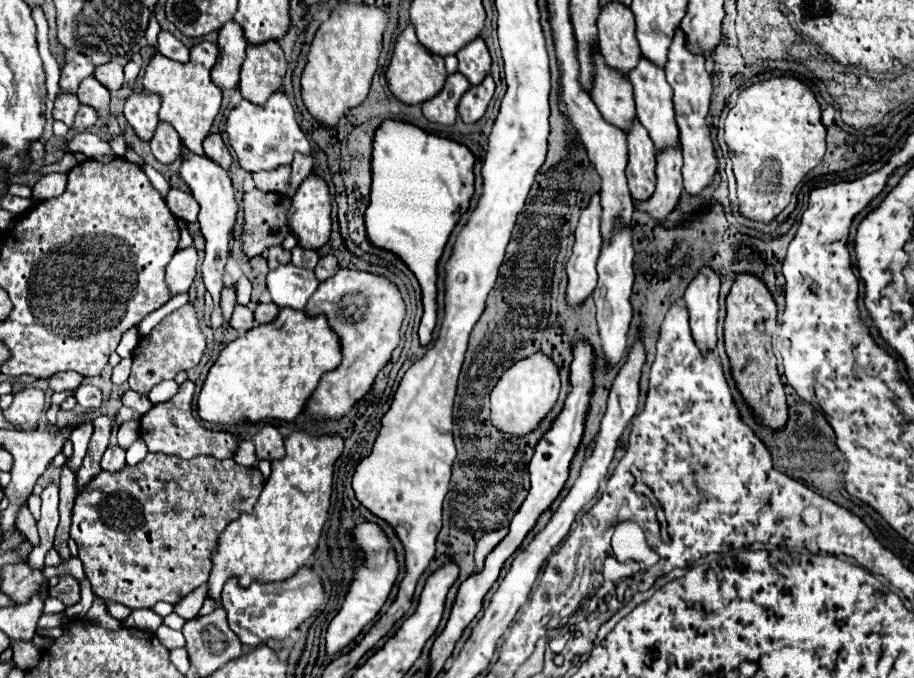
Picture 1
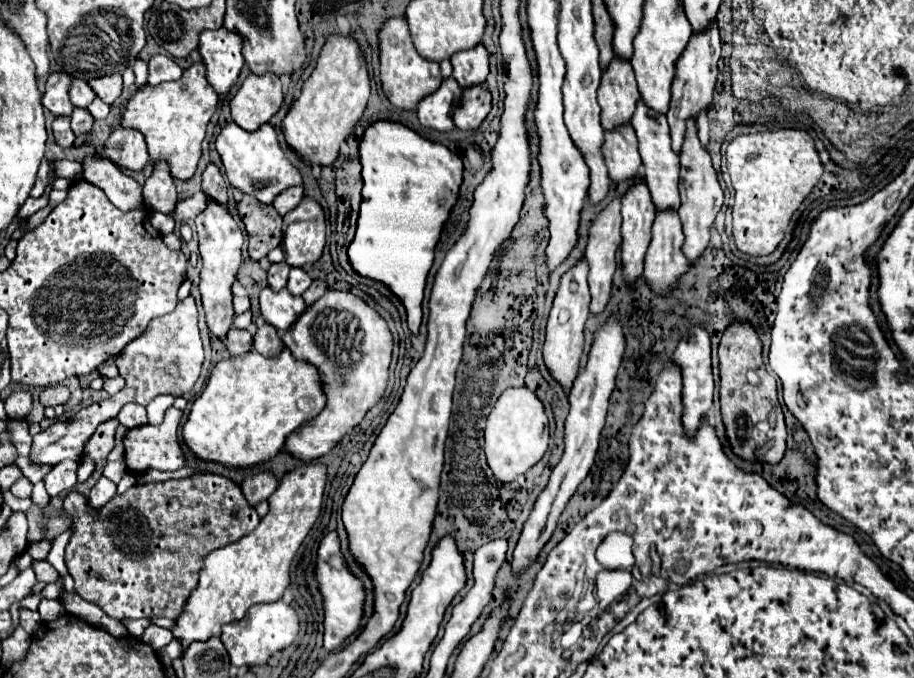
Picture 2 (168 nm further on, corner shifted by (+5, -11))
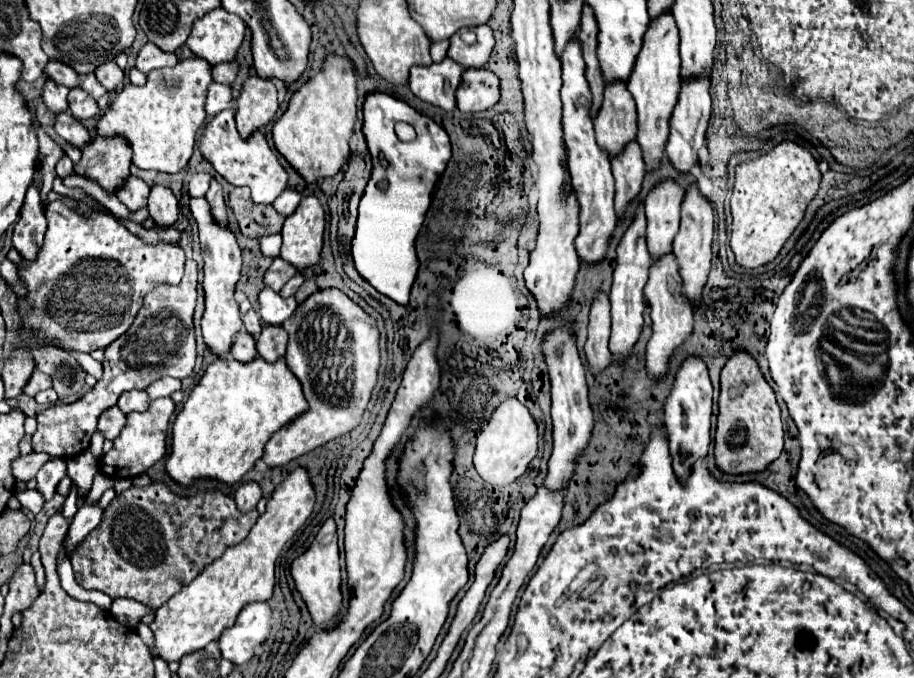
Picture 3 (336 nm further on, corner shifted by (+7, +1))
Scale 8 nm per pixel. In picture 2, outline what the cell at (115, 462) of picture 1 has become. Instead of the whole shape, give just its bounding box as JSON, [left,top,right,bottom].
[89,476,117,510]

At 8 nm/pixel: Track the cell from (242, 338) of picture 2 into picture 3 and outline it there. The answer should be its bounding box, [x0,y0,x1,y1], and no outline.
[231,330,257,362]

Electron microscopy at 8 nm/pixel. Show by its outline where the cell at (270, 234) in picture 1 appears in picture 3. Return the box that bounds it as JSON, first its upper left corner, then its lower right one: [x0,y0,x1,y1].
[229,188,285,240]

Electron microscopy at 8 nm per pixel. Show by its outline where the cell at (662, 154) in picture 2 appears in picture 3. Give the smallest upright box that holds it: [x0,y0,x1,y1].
[645,180,683,258]

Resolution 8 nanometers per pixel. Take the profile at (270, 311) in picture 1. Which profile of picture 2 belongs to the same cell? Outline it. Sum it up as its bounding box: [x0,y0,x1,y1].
[253,324,285,358]

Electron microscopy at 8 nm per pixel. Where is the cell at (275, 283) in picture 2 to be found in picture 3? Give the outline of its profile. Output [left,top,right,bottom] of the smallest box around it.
[265,258,297,292]

